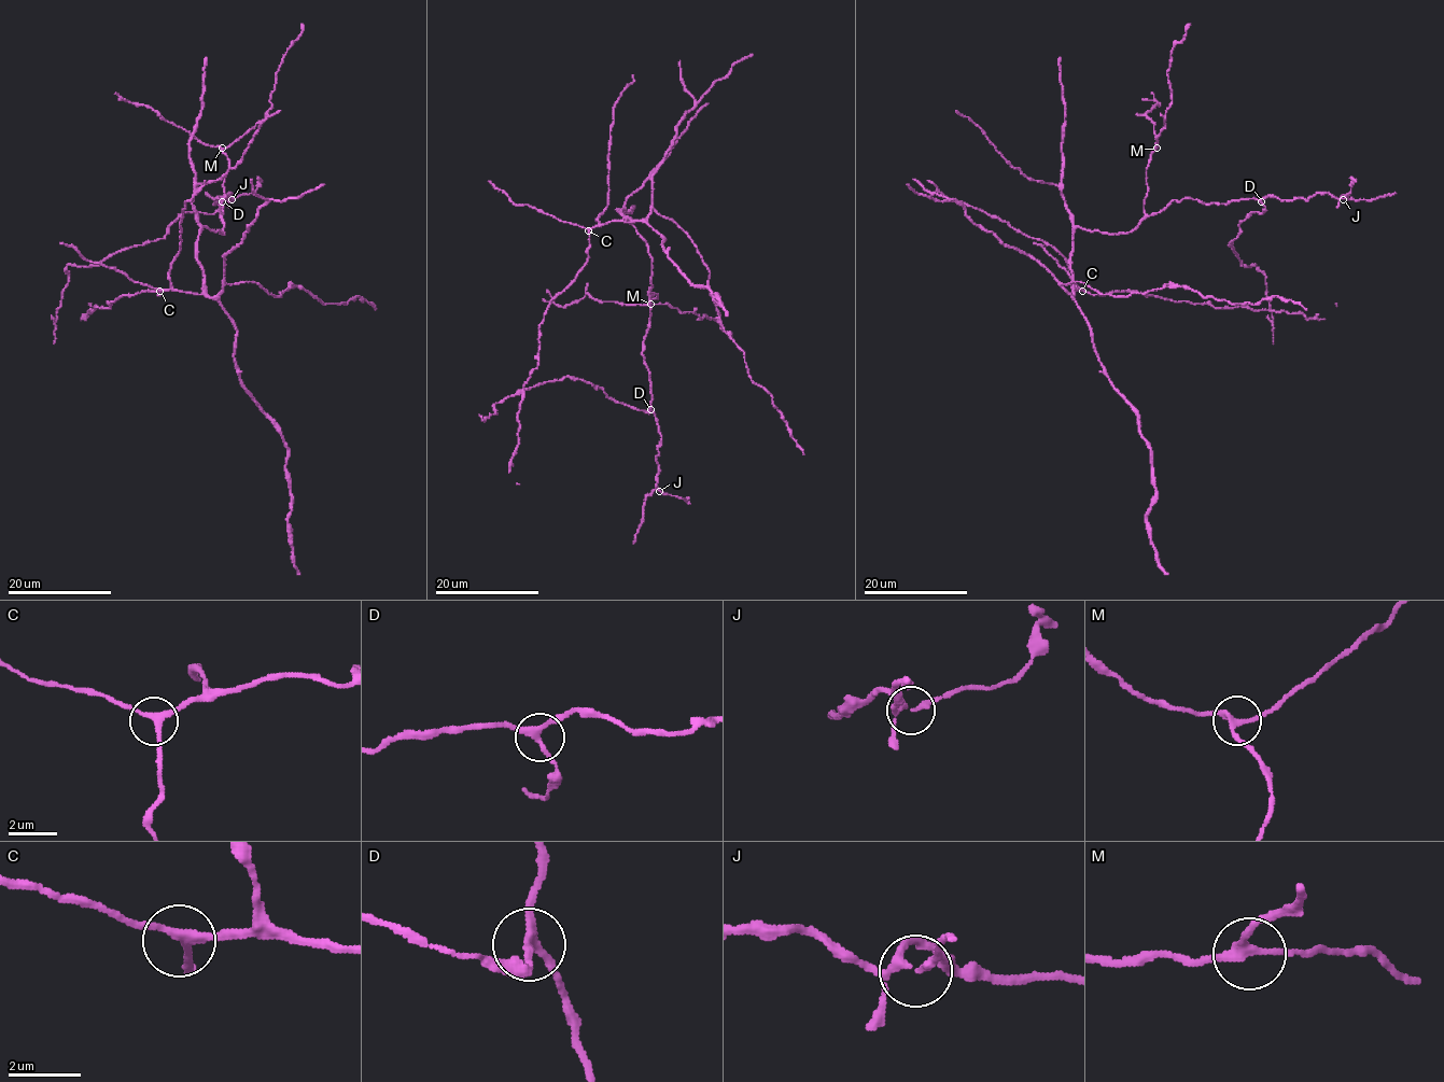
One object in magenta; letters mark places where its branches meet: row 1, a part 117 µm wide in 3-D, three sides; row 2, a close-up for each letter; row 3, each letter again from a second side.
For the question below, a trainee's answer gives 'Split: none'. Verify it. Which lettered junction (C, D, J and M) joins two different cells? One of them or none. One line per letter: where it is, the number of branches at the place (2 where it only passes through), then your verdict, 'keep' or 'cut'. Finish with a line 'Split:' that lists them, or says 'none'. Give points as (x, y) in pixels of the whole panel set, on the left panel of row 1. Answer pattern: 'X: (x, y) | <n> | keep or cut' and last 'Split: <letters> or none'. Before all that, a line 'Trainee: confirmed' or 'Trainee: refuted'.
Trainee: confirmed
C: (159, 291) | 3 | keep
D: (222, 201) | 3 | keep
J: (232, 199) | 3 | keep
M: (222, 148) | 3 | keep
Split: none

